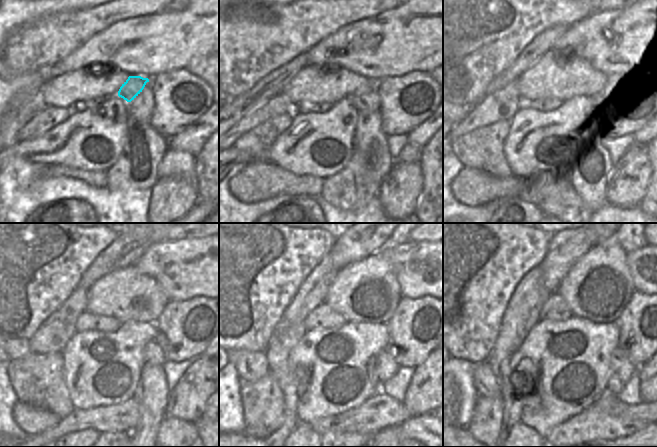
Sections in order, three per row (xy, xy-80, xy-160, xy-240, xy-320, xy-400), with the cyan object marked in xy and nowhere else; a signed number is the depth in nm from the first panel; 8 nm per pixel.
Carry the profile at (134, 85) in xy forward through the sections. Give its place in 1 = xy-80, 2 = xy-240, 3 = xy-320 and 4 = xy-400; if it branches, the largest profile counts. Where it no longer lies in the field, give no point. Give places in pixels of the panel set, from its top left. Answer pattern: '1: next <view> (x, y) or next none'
1: next xy-80 (369, 101)
2: next xy-240 (155, 351)
3: next xy-320 (386, 367)
4: next xy-400 (621, 369)

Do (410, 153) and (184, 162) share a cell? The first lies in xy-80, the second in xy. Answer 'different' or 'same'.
same

